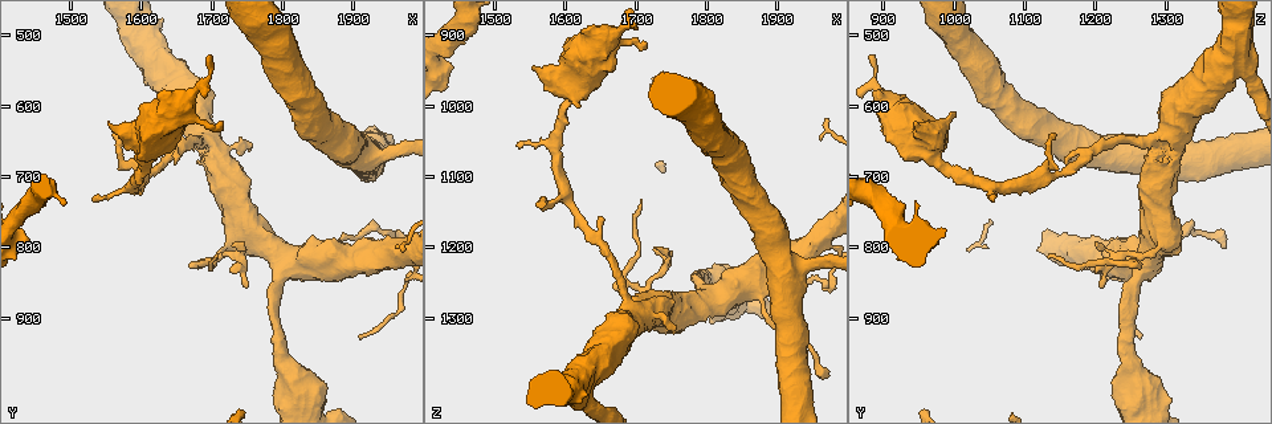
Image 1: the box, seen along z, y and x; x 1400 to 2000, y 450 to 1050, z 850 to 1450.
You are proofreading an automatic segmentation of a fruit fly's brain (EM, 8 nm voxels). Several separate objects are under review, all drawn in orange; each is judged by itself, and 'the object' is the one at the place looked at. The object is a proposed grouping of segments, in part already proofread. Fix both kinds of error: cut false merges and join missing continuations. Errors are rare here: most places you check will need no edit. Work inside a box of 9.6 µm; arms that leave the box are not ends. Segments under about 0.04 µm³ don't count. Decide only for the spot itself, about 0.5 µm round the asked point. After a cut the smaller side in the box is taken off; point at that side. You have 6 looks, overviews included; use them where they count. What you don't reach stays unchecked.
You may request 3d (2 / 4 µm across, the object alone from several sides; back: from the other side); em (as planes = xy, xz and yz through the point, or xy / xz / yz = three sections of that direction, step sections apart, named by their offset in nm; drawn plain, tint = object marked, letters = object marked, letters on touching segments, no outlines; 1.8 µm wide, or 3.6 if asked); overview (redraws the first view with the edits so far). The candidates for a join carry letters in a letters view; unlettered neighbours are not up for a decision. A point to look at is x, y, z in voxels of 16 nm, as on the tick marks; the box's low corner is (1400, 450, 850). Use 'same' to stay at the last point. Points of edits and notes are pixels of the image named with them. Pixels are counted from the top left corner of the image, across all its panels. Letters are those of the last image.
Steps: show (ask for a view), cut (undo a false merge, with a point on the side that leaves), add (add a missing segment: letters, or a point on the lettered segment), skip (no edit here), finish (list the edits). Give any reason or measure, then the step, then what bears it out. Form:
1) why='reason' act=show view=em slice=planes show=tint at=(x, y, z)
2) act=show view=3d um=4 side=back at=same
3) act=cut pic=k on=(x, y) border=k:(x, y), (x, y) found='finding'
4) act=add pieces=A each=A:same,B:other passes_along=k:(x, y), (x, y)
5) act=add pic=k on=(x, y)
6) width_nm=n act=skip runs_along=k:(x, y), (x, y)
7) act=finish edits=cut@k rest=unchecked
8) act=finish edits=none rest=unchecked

why='an open end' act=show view=em slice=planes show=letters at=(1755, 665, 1320)

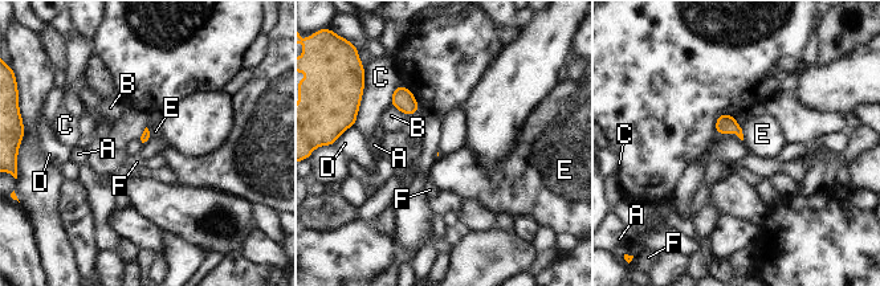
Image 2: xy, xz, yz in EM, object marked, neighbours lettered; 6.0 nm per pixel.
act=skip each=A:other,B:other,C:other,D:other,E:other,F:other border=2:(740, 126), (744, 139) found='none of them fits'

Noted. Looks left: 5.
why='free end' act=show view=em slice=planes show=letters at=(1530, 735, 1055)

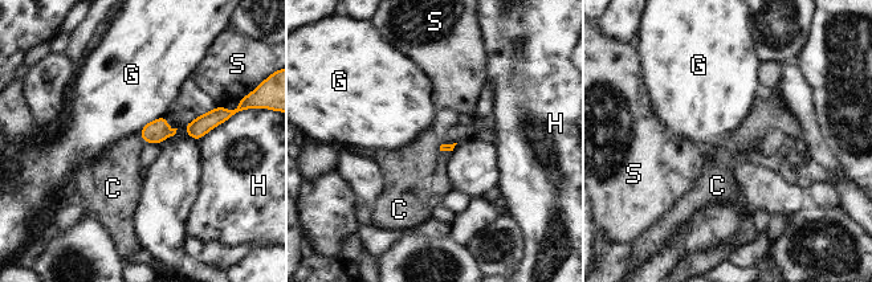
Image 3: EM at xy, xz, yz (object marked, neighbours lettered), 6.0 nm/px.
act=skip each=C:other,G:other,H:other,S:other border=3:(139, 133), (145, 142) found='no lettered segment goes on from it'

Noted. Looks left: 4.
why='thin end' act=show view=em um=3.6 slice=xz step=16 show=tint at=(1715, 620, 910)

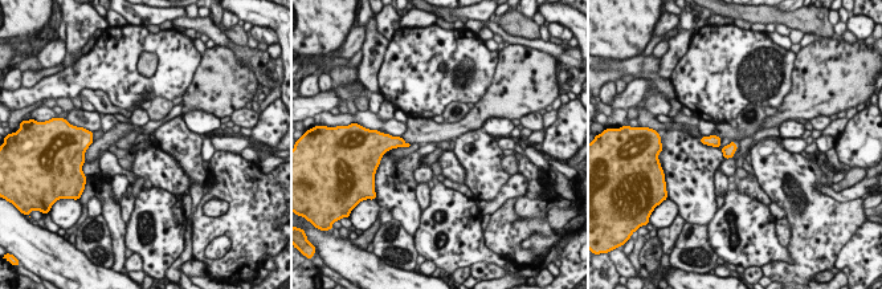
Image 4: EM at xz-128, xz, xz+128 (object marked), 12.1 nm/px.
act=show view=em um=3.6 slice=planes show=letters at=same

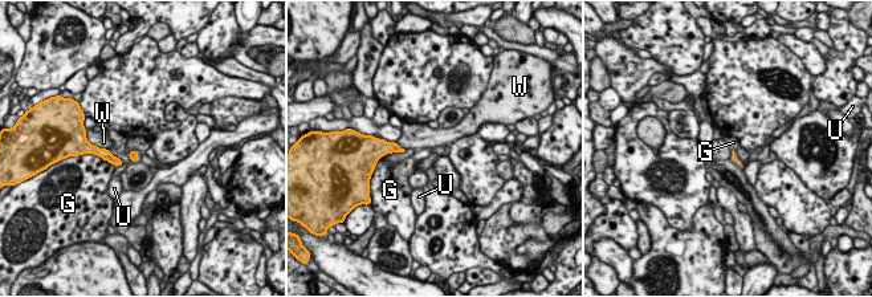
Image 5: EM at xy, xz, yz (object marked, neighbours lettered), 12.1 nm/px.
longest_contact=G:340nm act=skip each=G:other,U:other,W:other border=5:(93, 153), (115, 166) found='no lettered segment goes on from it'

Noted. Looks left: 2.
act=finish edits=none rest=unchecked

